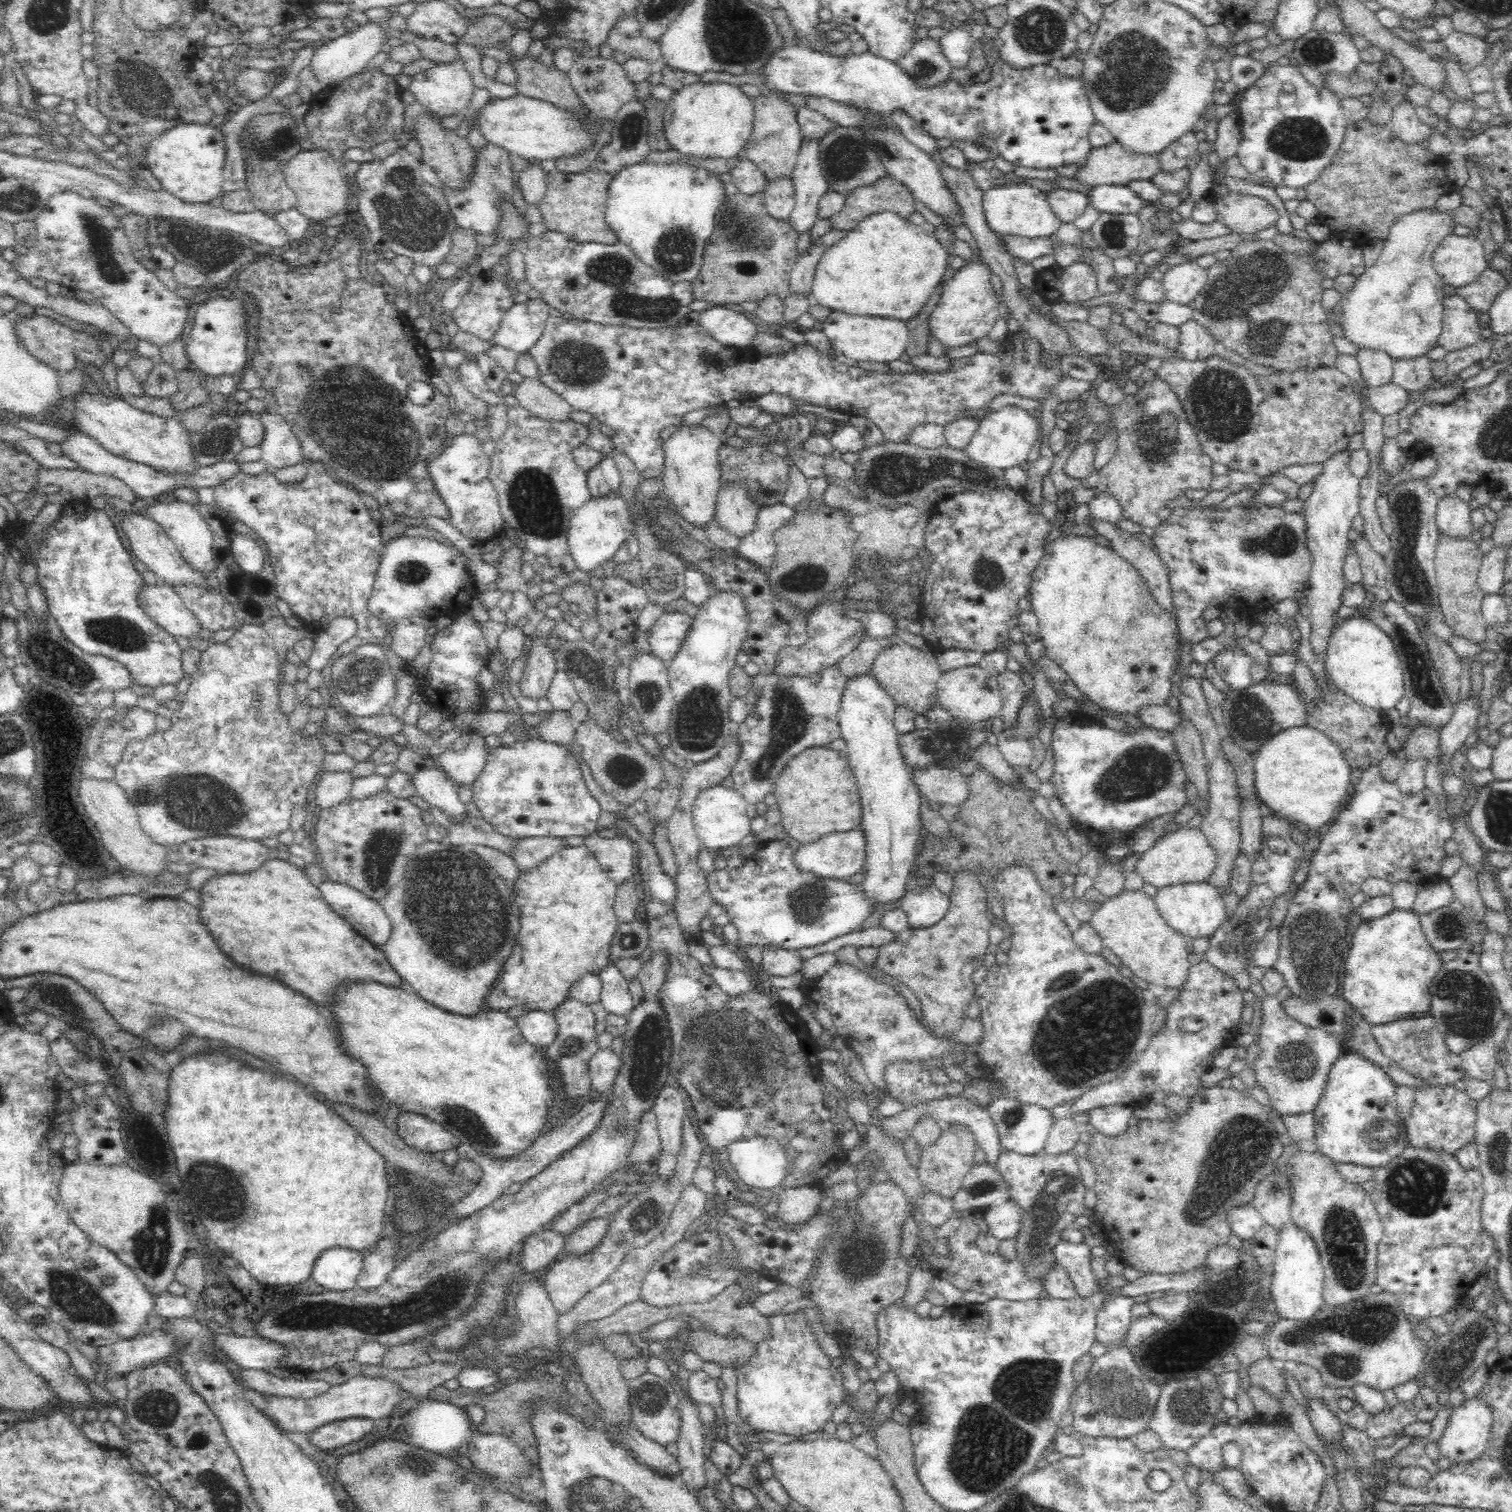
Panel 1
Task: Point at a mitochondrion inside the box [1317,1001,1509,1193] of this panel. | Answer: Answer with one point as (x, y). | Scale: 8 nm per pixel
(1386, 1135)

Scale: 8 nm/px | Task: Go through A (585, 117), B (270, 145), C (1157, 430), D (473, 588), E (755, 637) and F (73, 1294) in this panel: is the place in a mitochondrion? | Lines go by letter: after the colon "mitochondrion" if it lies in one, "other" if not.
A: other
B: mitochondrion
C: mitochondrion
D: other
E: other
F: mitochondrion

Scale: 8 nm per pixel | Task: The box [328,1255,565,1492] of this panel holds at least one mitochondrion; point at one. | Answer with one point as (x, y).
(413, 1470)

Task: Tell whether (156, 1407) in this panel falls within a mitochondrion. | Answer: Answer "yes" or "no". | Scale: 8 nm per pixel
yes

